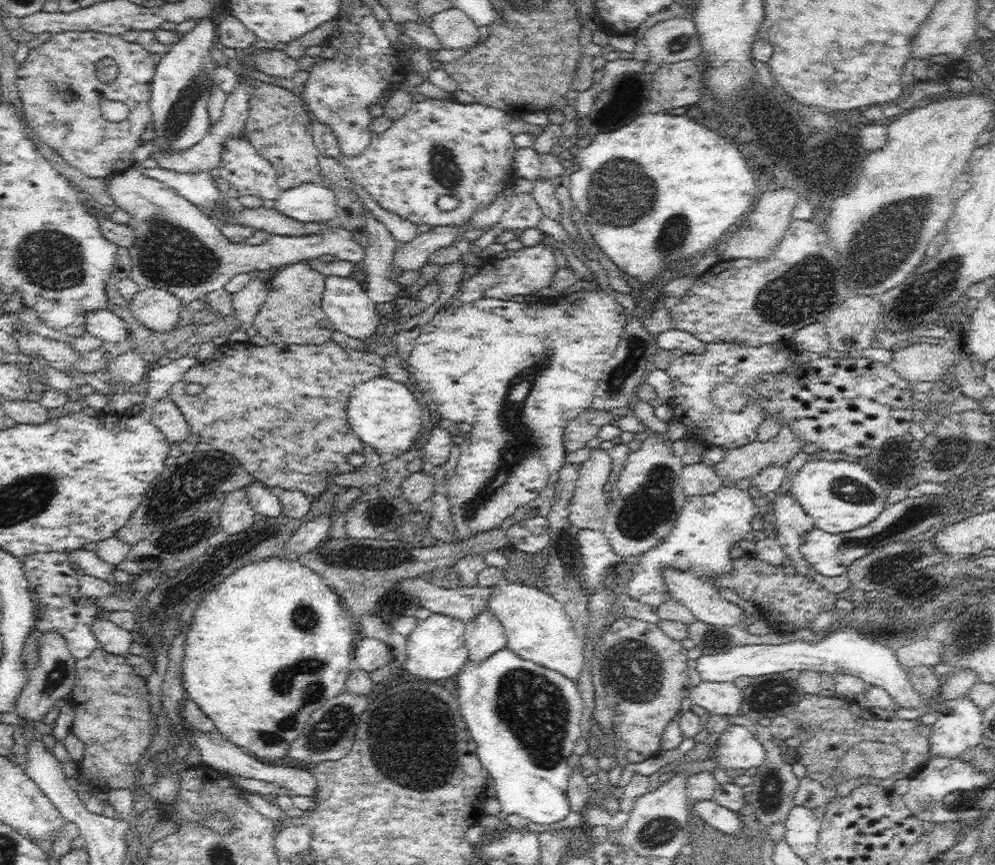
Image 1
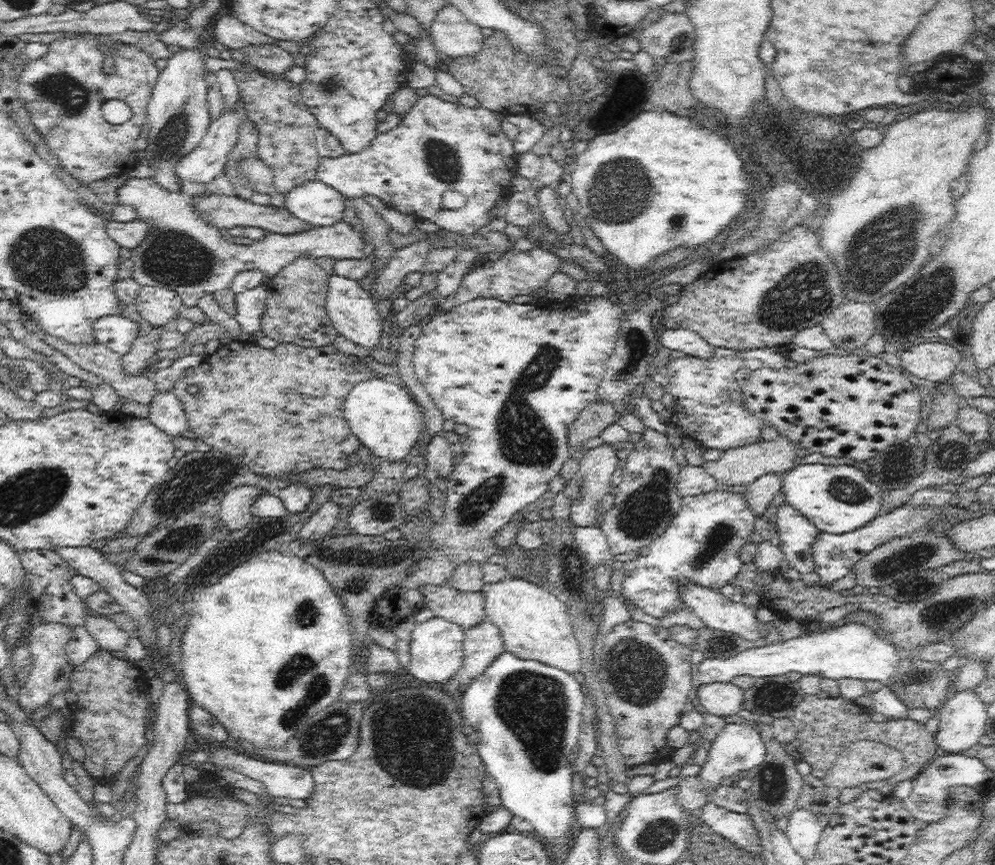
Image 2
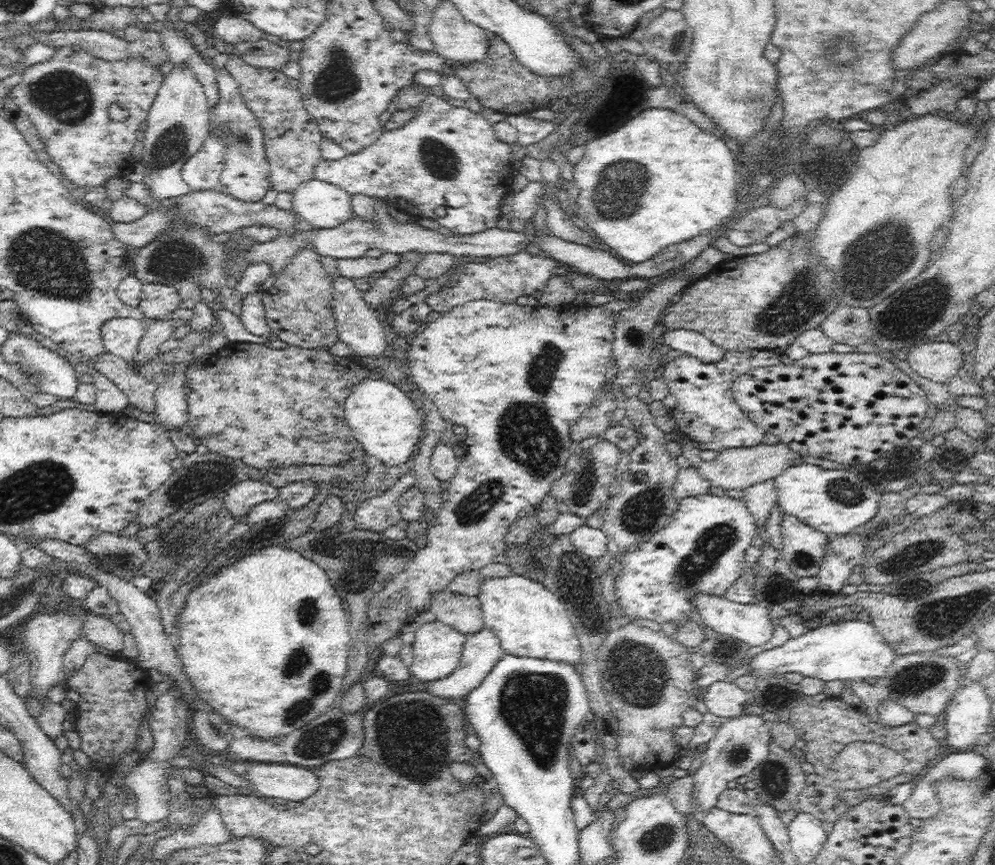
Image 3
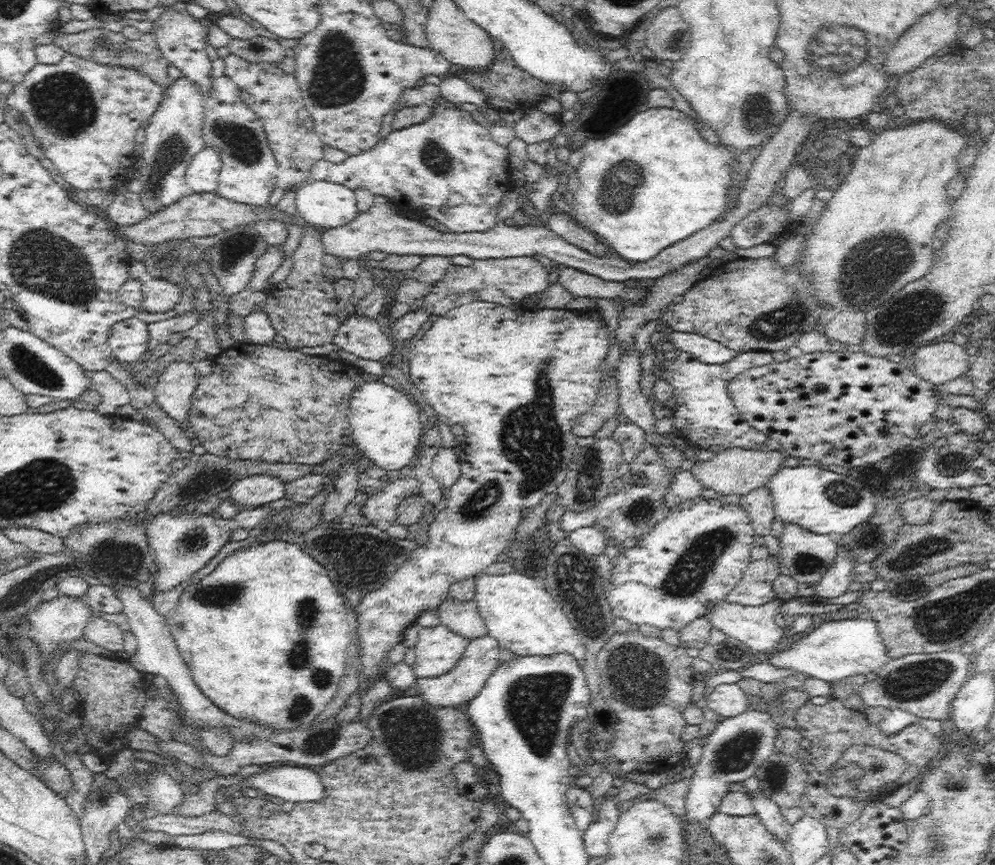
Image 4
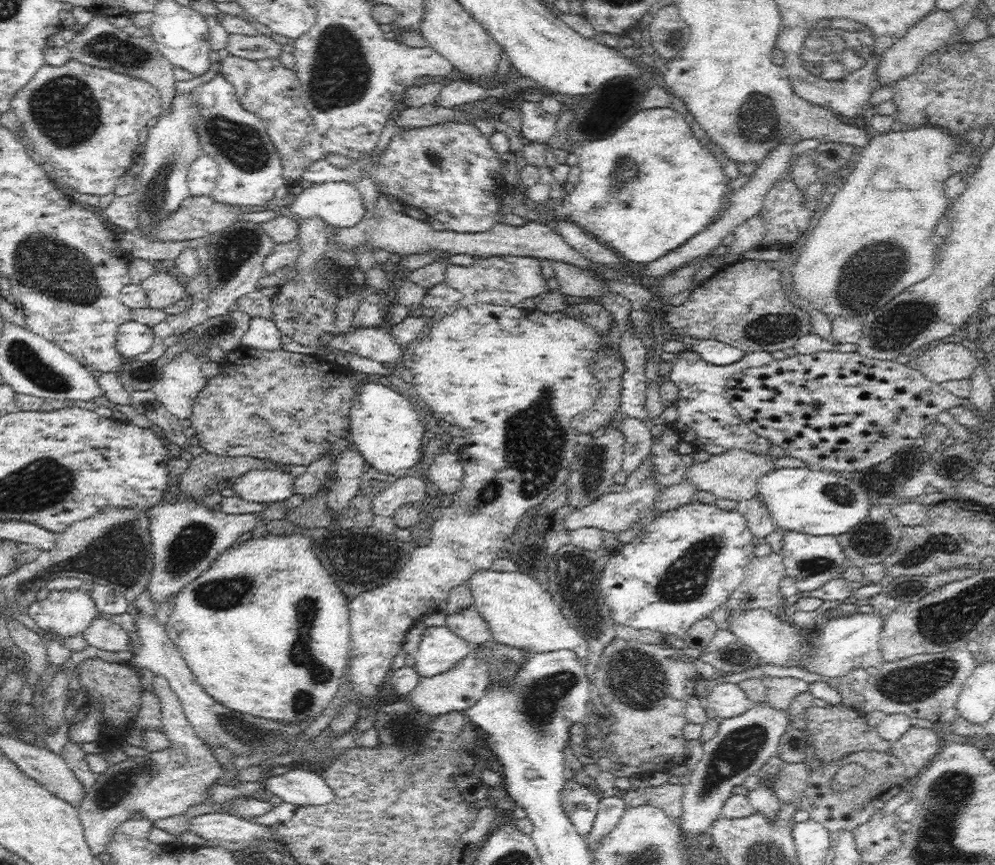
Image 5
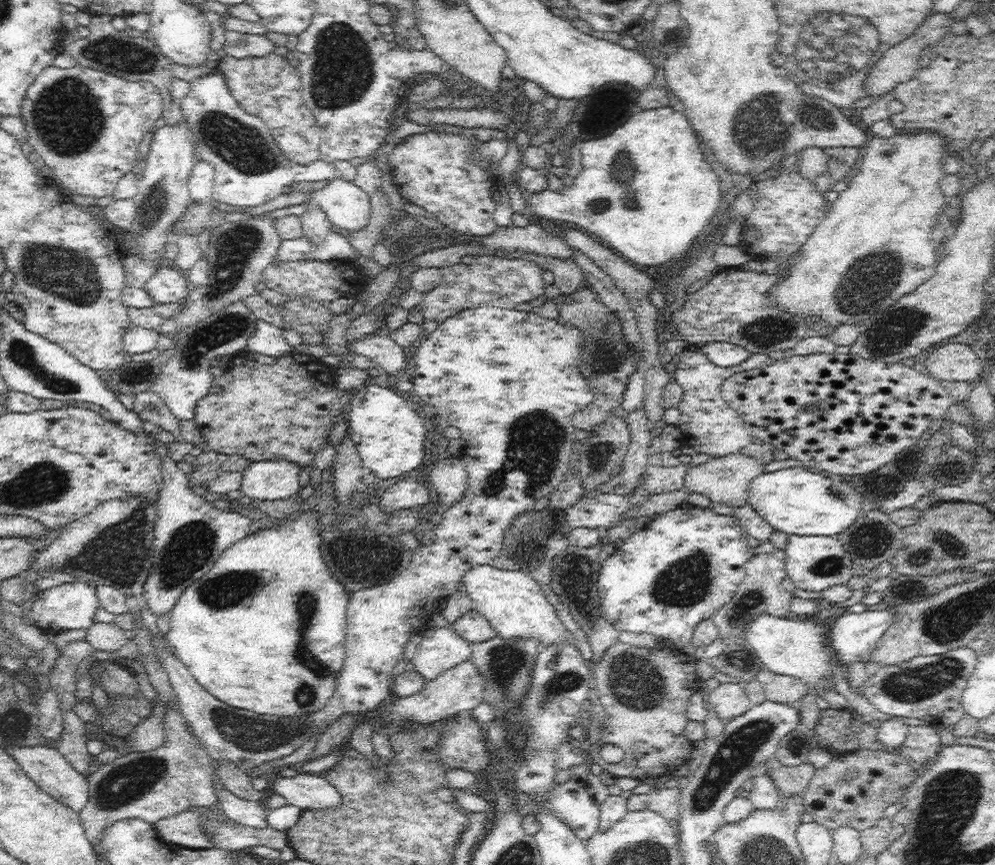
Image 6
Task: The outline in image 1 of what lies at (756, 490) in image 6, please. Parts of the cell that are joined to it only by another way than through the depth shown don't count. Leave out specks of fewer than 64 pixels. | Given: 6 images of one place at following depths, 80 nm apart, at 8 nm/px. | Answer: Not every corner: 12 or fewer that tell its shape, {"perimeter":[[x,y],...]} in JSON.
{"perimeter":[[809,460],[790,492],[815,527],[870,524],[888,488],[864,464]]}

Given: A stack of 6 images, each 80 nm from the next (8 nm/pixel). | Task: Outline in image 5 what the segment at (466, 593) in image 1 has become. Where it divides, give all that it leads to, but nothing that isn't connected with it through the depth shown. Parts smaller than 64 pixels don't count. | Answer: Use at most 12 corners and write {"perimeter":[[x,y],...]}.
{"perimeter":[[474,605],[453,614],[446,626],[471,644],[492,639]]}

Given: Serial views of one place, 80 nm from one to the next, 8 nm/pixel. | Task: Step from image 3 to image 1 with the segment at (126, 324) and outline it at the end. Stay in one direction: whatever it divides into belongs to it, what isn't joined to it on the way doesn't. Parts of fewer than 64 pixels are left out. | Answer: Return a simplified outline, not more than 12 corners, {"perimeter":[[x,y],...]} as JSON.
{"perimeter":[[106,308],[86,314],[86,330],[126,343],[126,322]]}

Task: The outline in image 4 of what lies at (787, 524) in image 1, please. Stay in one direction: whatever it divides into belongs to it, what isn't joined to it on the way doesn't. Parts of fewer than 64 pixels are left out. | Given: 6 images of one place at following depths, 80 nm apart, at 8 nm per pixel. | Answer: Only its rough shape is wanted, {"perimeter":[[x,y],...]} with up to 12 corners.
{"perimeter":[[784,525],[779,555],[800,584],[818,584],[838,555],[830,536]]}

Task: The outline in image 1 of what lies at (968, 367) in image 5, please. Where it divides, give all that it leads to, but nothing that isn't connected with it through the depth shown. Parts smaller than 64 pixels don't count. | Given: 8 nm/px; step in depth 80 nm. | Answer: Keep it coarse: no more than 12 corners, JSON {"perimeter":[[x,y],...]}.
{"perimeter":[[934,343],[893,352],[906,380],[938,380],[957,353]]}

